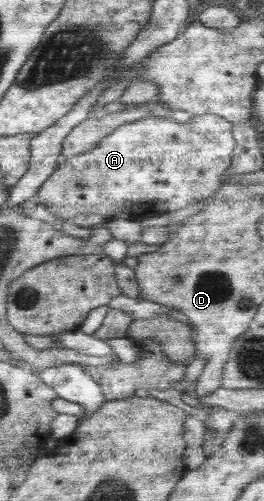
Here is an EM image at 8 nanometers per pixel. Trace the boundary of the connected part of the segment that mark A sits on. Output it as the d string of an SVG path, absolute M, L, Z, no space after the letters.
M206 113L205 115L191 114L190 121L186 121L185 123L176 123L176 121L170 117L165 117L165 119L155 119L155 117L158 116L150 117L151 119L147 116L137 121L120 125L113 133L104 137L95 149L86 151L75 157L61 159L58 168L40 185L34 199L36 204L45 205L47 211L50 212L55 219L67 219L67 221L72 221L72 219L76 218L76 215L79 214L103 216L105 221L113 219L141 220L149 215L155 216L165 212L177 211L183 209L183 207L187 207L189 203L204 201L207 197L211 197L221 185L219 178L222 173L228 169L232 163L232 153L236 146L236 141L232 134L234 124L212 113Z

